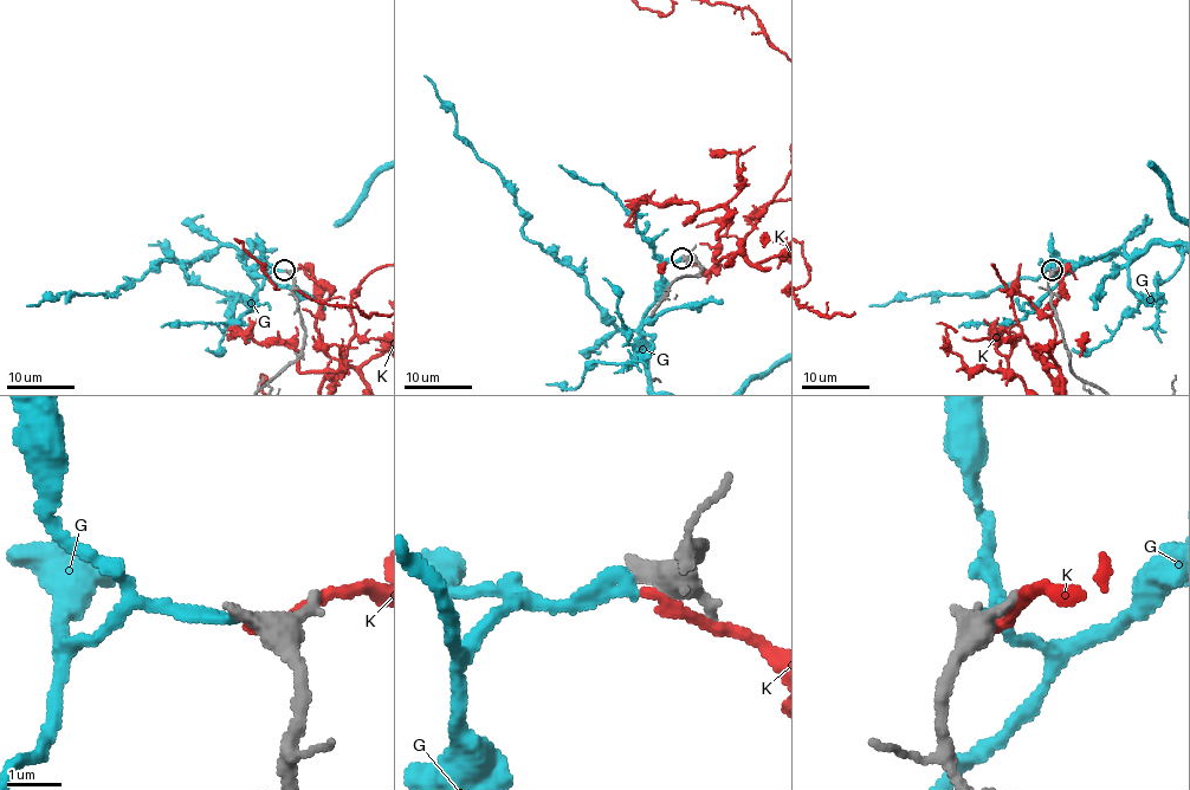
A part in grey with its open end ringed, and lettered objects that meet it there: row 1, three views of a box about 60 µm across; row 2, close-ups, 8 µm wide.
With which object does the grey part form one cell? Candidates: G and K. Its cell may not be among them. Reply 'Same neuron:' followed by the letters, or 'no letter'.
Same neuron: no letter

